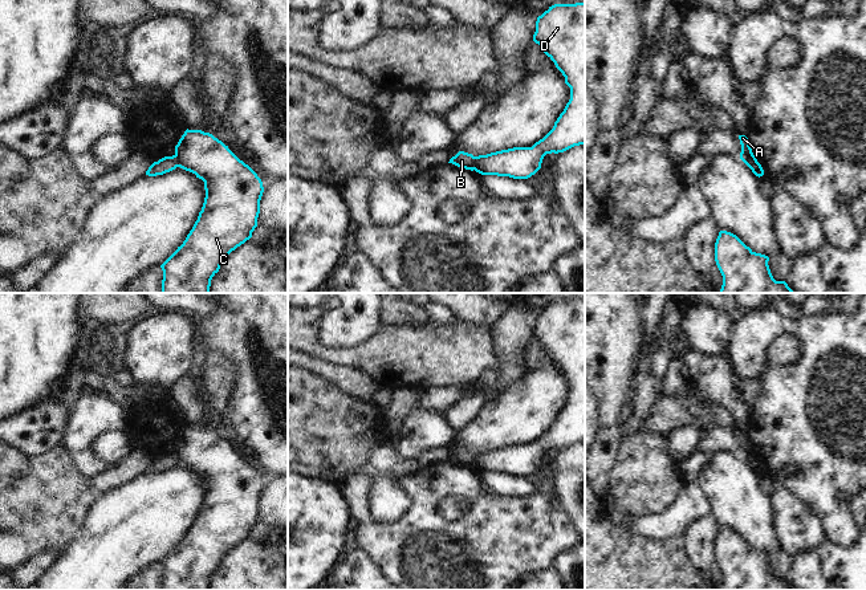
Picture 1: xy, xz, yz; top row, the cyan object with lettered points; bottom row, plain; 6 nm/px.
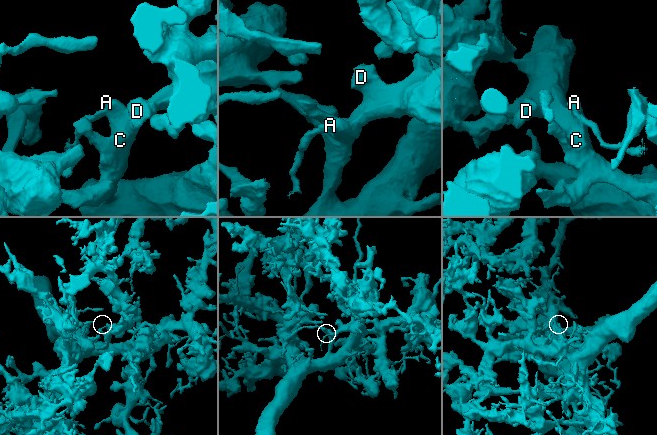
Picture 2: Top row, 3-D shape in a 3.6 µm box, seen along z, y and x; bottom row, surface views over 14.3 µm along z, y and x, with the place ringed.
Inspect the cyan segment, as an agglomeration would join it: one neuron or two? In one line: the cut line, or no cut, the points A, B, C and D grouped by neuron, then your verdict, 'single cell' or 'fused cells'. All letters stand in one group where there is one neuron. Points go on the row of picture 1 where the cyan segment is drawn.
cut xz (474, 157), (475, 169); groups A C D / B; fused cells

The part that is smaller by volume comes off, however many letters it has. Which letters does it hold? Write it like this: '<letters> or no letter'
B

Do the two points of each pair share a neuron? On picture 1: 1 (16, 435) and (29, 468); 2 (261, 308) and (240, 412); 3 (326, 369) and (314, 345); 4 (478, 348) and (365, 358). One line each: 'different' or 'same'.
1: different
2: same
3: different
4: same

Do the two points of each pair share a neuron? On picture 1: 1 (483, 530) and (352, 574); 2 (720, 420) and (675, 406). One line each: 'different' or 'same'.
1: different
2: same

